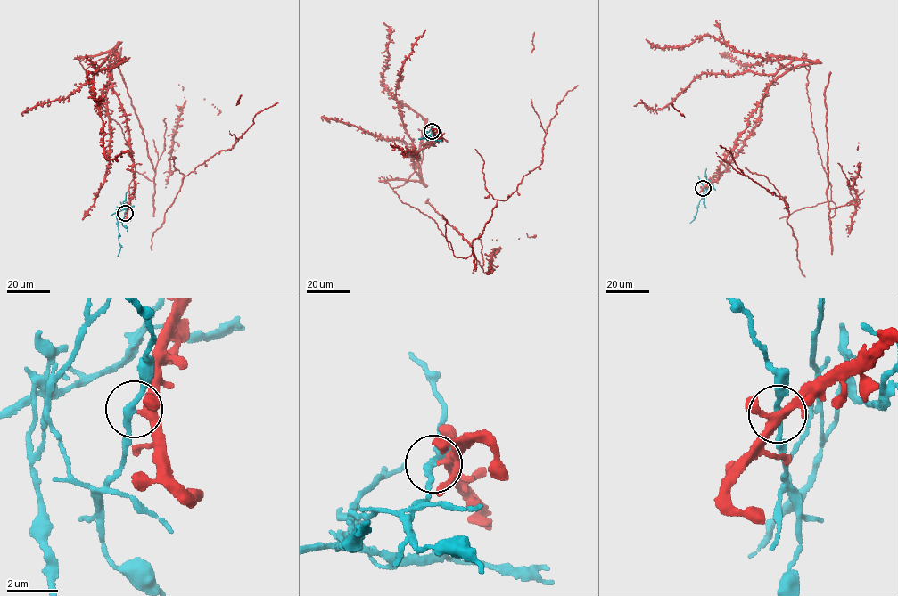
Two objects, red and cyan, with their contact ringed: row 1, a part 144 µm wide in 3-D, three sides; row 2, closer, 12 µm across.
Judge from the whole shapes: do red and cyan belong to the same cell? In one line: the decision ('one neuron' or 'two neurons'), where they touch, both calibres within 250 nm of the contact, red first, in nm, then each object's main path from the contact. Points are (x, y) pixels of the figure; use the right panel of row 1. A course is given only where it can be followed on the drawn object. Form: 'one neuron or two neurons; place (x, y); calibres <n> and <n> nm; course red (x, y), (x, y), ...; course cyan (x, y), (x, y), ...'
two neurons; place (703, 188); calibres 280 and 240 nm; course red (703, 188), (717, 178), (770, 84), (806, 65), (834, 216), (824, 94), (830, 71); course cyan (703, 188), (703, 193), (706, 188), (706, 191), (699, 202), (695, 219), (690, 223)

